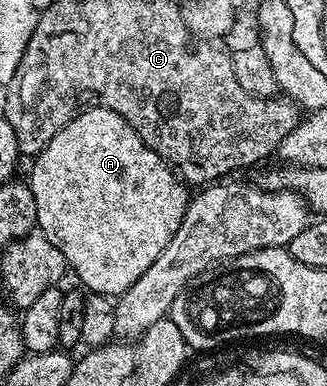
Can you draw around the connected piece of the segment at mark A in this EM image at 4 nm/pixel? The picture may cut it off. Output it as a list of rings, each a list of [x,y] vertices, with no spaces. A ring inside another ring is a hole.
[[[86,107],[74,119],[67,121],[67,125],[63,125],[63,129],[59,129],[59,133],[55,133],[55,137],[51,137],[51,141],[47,141],[47,145],[36,155],[32,163],[33,168],[29,171],[27,182],[31,189],[31,197],[35,197],[36,230],[43,237],[47,237],[47,241],[51,241],[51,245],[55,245],[55,249],[59,249],[59,253],[63,253],[66,268],[72,274],[73,271],[77,274],[78,281],[82,283],[80,286],[86,292],[94,295],[120,297],[124,291],[131,289],[131,285],[135,285],[135,281],[139,281],[139,277],[143,277],[143,273],[147,273],[147,269],[157,260],[159,253],[163,253],[163,249],[167,249],[167,245],[171,245],[171,237],[175,237],[189,208],[191,191],[179,178],[178,172],[150,147],[146,147],[143,137],[139,137],[139,133],[135,133],[135,129],[131,129],[131,125],[127,125],[127,121],[123,117],[119,117],[119,113],[106,107]]]

